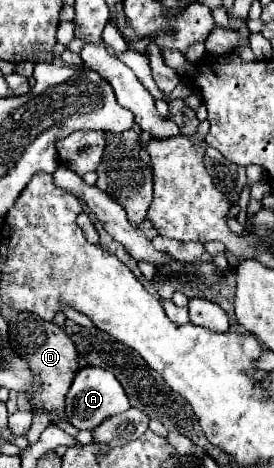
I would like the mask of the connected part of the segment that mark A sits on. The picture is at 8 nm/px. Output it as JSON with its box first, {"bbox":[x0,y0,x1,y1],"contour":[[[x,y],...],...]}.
{"bbox":[66,365,130,429],"contour":[[[90,365],[82,367],[76,373],[76,377],[72,381],[72,387],[66,395],[68,421],[78,429],[94,429],[106,417],[124,413],[128,409],[130,409],[130,403],[126,399],[126,393],[122,391],[122,385],[118,383],[118,379],[110,371],[106,371],[102,367],[90,367]]]}

